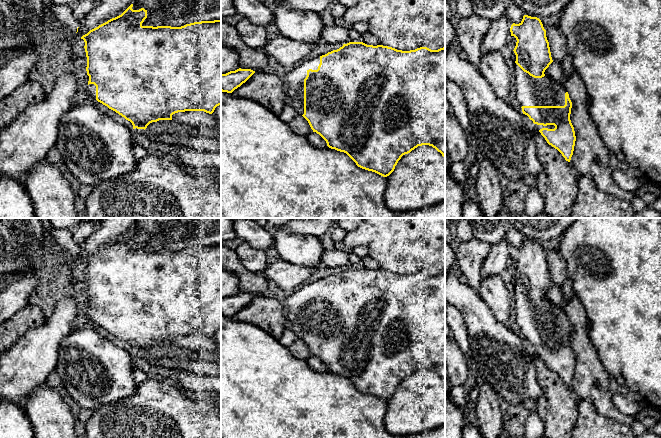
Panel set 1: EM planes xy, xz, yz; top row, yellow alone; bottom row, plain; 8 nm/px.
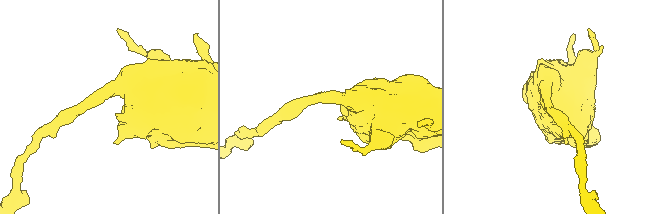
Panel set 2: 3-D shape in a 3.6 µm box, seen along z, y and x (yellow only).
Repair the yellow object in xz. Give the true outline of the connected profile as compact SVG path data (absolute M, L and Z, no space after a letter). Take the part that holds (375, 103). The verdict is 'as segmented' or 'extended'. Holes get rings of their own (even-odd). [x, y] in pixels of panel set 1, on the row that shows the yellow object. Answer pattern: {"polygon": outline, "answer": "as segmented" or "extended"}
{"polygon": "M349 42L337 50L303 62L287 74L283 81L288 85L286 104L308 121L313 132L319 134L329 148L346 153L362 169L387 177L394 171L403 155L422 145L432 146L445 157L445 47L438 50L420 47L402 51L383 45L373 46L363 42Z", "answer": "extended"}

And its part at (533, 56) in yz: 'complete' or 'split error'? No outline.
split error

